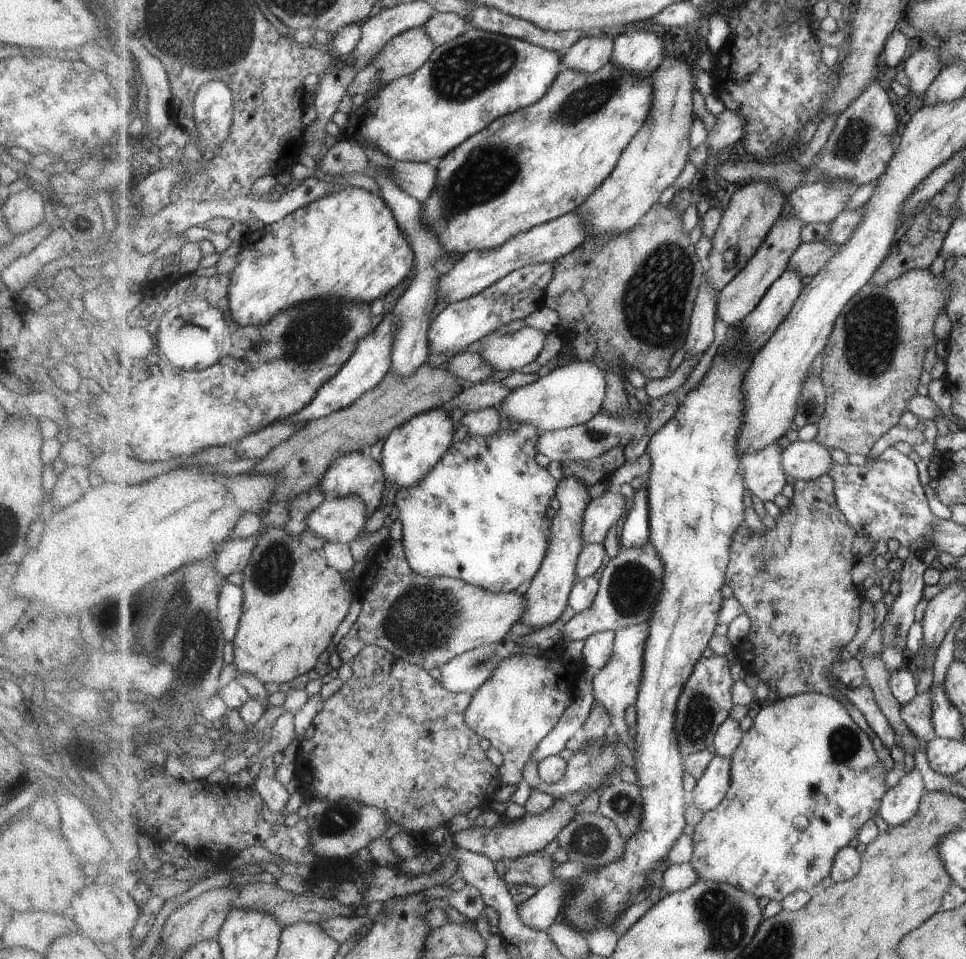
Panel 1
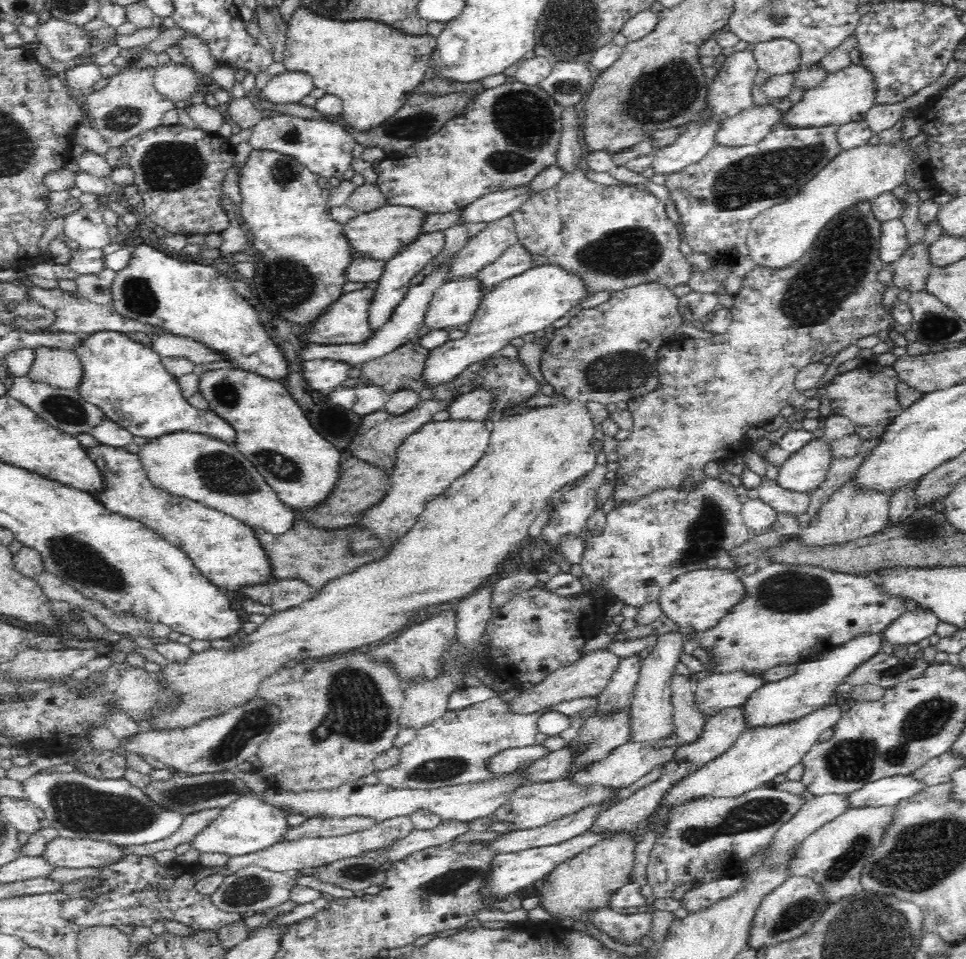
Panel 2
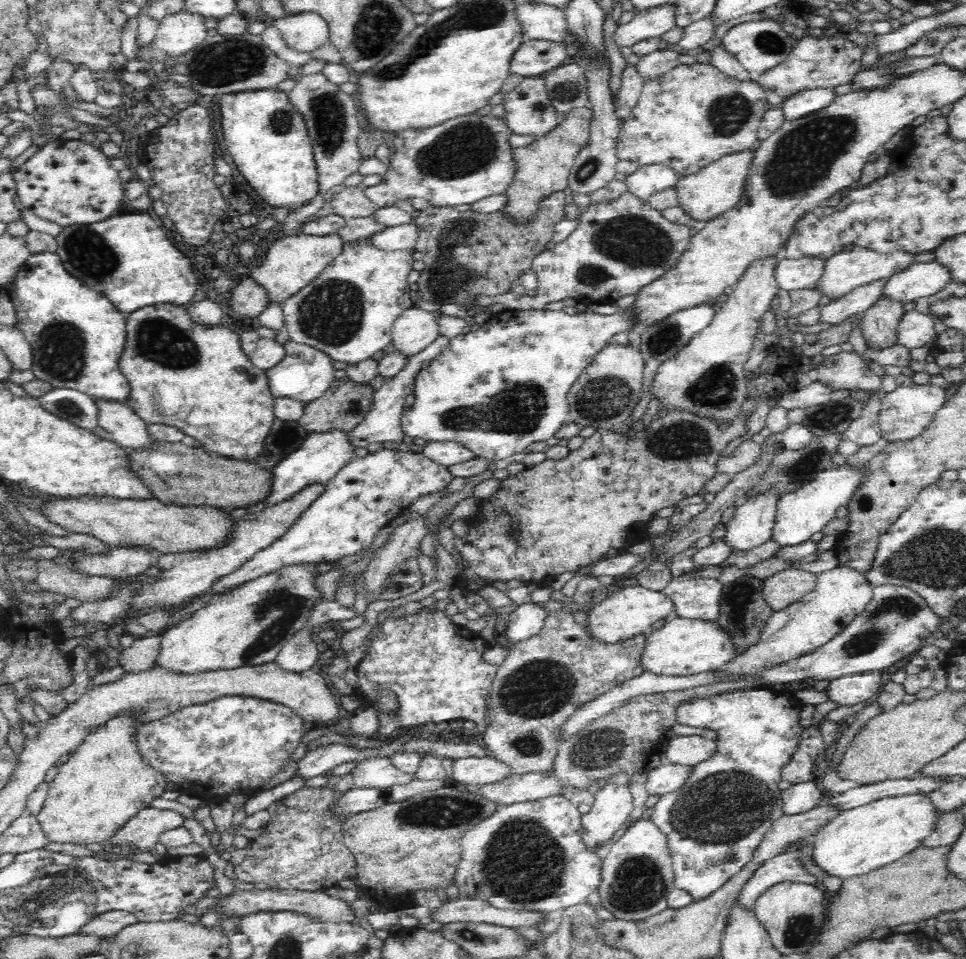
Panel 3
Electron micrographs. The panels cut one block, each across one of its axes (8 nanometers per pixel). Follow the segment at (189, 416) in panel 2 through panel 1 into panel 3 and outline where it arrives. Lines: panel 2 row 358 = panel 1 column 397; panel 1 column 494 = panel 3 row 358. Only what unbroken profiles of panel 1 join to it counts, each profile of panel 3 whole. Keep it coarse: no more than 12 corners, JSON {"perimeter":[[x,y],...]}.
{"perimeter":[[54,254],[5,289],[36,379],[126,404],[127,318]]}

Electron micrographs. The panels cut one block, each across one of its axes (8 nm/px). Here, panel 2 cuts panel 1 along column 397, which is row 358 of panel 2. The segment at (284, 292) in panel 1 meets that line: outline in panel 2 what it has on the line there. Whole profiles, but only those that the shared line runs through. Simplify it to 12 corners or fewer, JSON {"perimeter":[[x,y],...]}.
{"perimeter":[[152,244],[112,283],[122,316],[284,382],[288,362],[215,267]]}

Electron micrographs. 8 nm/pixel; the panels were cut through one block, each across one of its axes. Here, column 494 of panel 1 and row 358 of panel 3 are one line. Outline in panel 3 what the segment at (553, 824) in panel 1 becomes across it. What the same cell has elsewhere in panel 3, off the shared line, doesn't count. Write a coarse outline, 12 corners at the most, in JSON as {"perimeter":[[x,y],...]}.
{"perimeter":[[855,352],[834,354],[817,380],[834,390],[881,389],[881,378]]}

